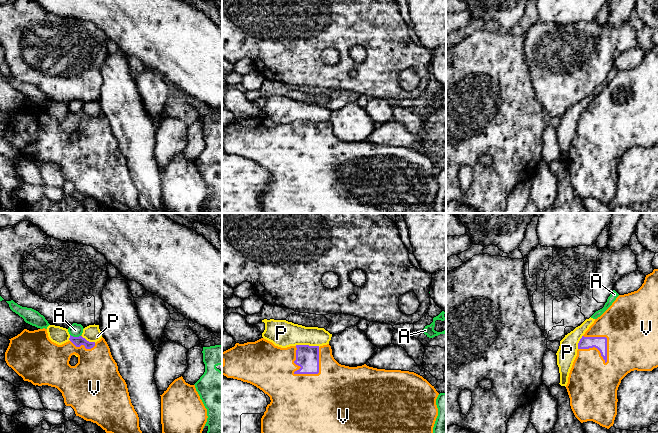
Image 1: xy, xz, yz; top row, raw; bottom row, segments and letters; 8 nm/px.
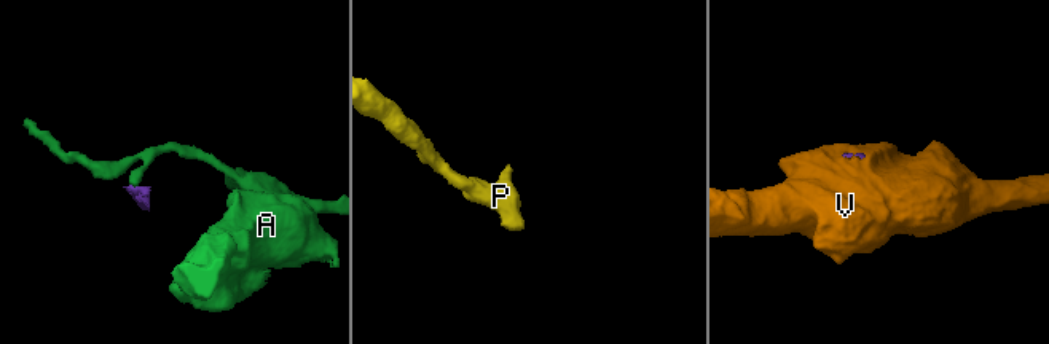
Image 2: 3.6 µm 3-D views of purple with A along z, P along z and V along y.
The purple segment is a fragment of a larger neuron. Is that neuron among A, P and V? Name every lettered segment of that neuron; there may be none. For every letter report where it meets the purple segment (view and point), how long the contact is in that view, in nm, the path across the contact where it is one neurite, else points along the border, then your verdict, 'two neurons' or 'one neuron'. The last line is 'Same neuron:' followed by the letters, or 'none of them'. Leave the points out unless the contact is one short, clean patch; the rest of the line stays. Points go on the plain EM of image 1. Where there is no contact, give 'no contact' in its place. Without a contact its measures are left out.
A: meets purple in xy at (75, 113); contact 90 nm long; border along xy (70, 110), (80, 112); two neurons
P: meets purple in xz at (307, 121); contact 200 nm long; border along xz (295, 121), (319, 122); two neurons
V: meets purple in xz at (318, 148); contact 300 nm long; one neuron
Same neuron: V

